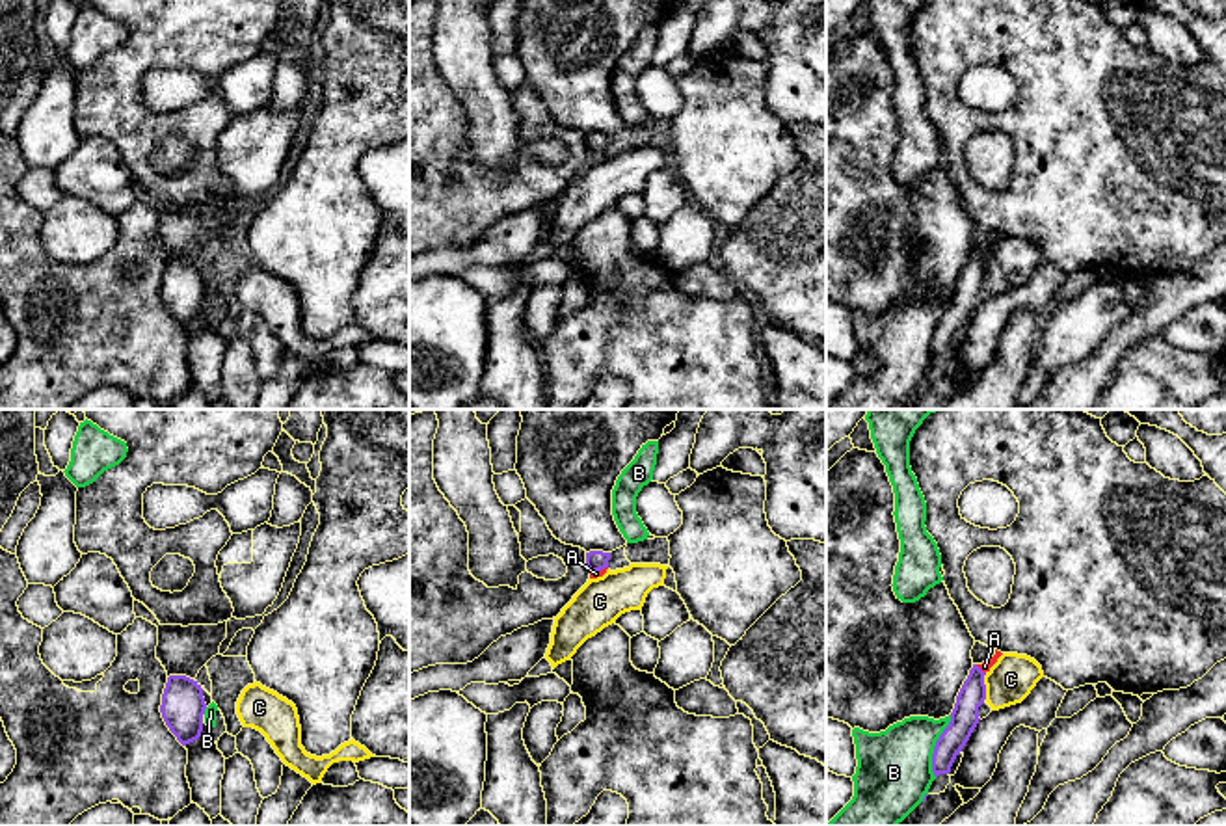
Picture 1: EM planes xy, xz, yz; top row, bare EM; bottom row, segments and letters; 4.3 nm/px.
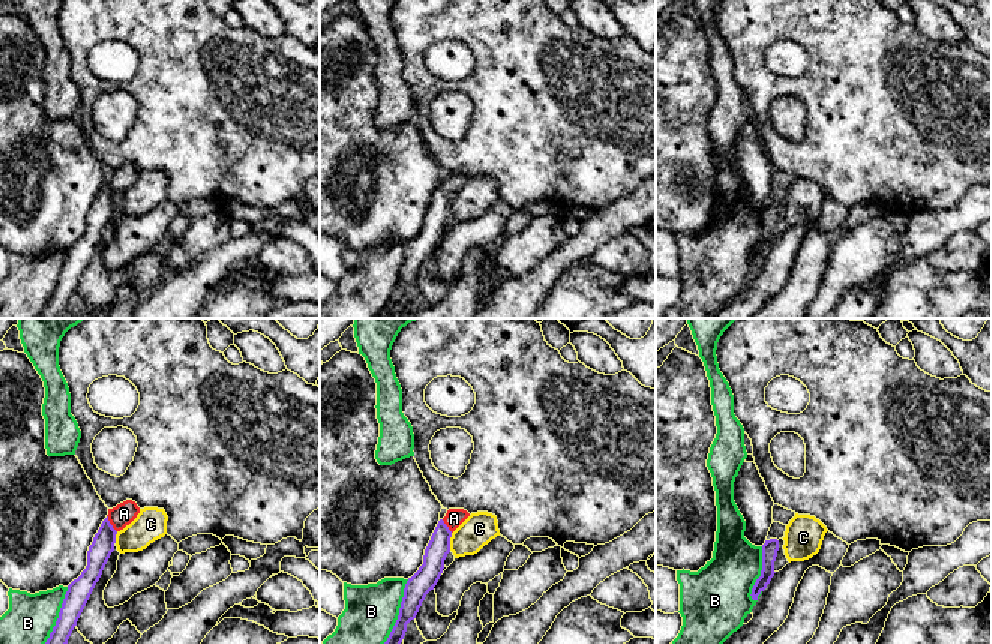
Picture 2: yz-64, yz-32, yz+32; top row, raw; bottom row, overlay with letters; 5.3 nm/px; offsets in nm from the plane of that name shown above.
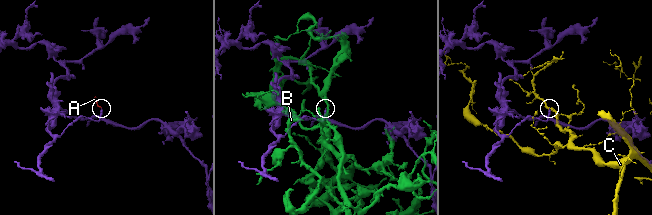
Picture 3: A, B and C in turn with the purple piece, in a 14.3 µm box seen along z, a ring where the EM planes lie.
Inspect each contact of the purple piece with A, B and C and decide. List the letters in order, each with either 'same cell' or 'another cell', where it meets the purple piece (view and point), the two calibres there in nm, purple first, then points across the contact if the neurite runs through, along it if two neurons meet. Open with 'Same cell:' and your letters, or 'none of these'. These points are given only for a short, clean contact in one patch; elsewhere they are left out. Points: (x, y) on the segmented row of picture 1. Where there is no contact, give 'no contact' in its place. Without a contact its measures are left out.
Same cell: A
A: same cell; contact xz (598, 570); calibres 90 and 30 nm; way xz (596, 560), (598, 570), (596, 573)
B: another cell; contact yz (934, 746); calibres 120 and 320 nm
C: another cell; contact yz (985, 687); calibres 120 and 200 nm

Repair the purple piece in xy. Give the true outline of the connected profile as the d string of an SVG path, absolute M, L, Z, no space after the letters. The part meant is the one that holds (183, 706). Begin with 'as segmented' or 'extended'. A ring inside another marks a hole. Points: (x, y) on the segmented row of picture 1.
as segmented | M186 675L167 677L160 713L169 731L182 746L201 737L205 709L203 688L197 681Z

